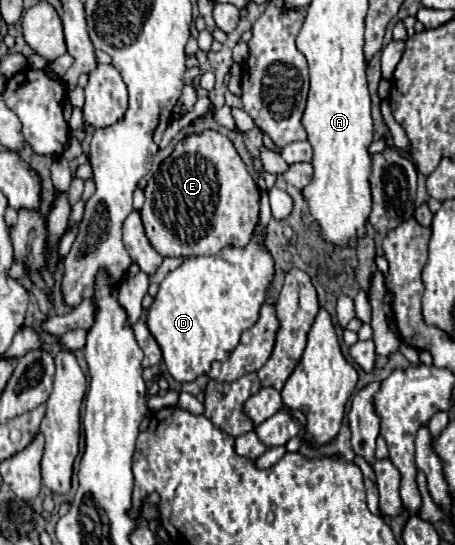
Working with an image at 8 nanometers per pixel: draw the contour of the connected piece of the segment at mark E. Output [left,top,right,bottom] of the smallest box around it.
[140,130,260,258]

